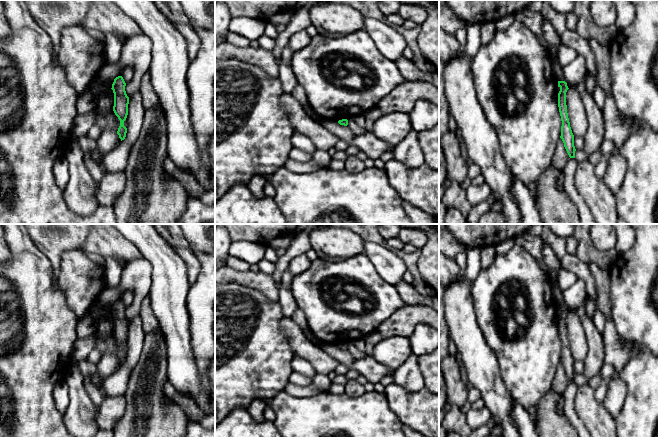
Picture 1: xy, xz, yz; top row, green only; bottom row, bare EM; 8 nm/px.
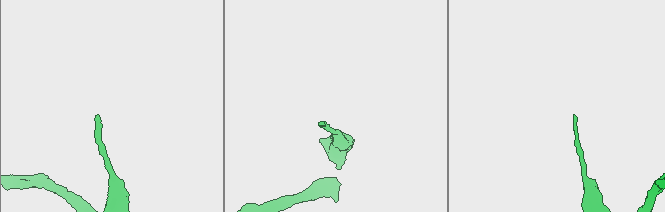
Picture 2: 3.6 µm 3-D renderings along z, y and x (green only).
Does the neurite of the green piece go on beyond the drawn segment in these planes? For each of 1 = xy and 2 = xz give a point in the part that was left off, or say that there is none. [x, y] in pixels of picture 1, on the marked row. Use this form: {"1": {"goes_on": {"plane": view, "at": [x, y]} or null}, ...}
{"1": {"goes_on": null}, "2": {"goes_on": null}}

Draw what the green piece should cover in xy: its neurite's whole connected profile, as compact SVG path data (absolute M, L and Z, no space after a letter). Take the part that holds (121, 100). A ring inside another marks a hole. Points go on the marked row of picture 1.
M118 76L114 79L111 88L114 93L113 111L120 120L120 126L118 128L117 134L119 135L121 141L125 139L127 133L127 128L124 126L124 121L128 115L129 97L126 94L125 86L126 83L123 77Z

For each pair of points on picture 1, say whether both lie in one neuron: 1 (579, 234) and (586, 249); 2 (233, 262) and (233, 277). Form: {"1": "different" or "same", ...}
{"1": "same", "2": "different"}

